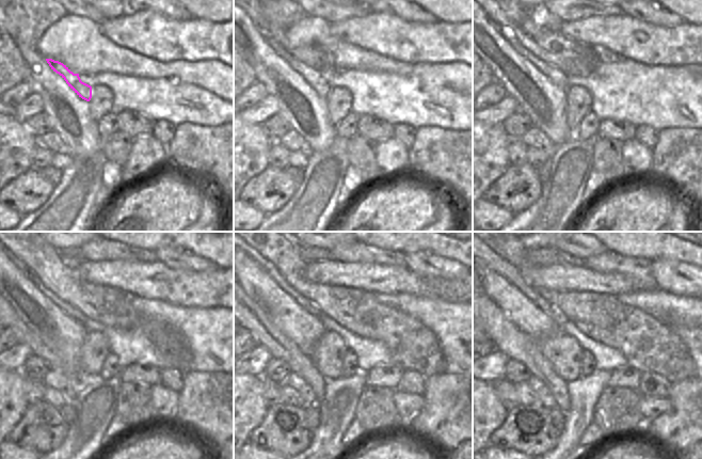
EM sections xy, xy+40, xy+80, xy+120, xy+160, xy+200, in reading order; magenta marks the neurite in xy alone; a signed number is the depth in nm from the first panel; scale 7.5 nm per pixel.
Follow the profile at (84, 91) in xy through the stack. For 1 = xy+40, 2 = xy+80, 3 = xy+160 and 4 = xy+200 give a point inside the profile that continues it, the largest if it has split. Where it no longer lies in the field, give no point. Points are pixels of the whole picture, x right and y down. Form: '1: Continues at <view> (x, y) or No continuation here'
1: Continues at xy+40 (313, 77)
2: Continues at xy+80 (557, 77)
3: Continues at xy+160 (266, 266)
4: Continues at xy+200 (494, 263)

